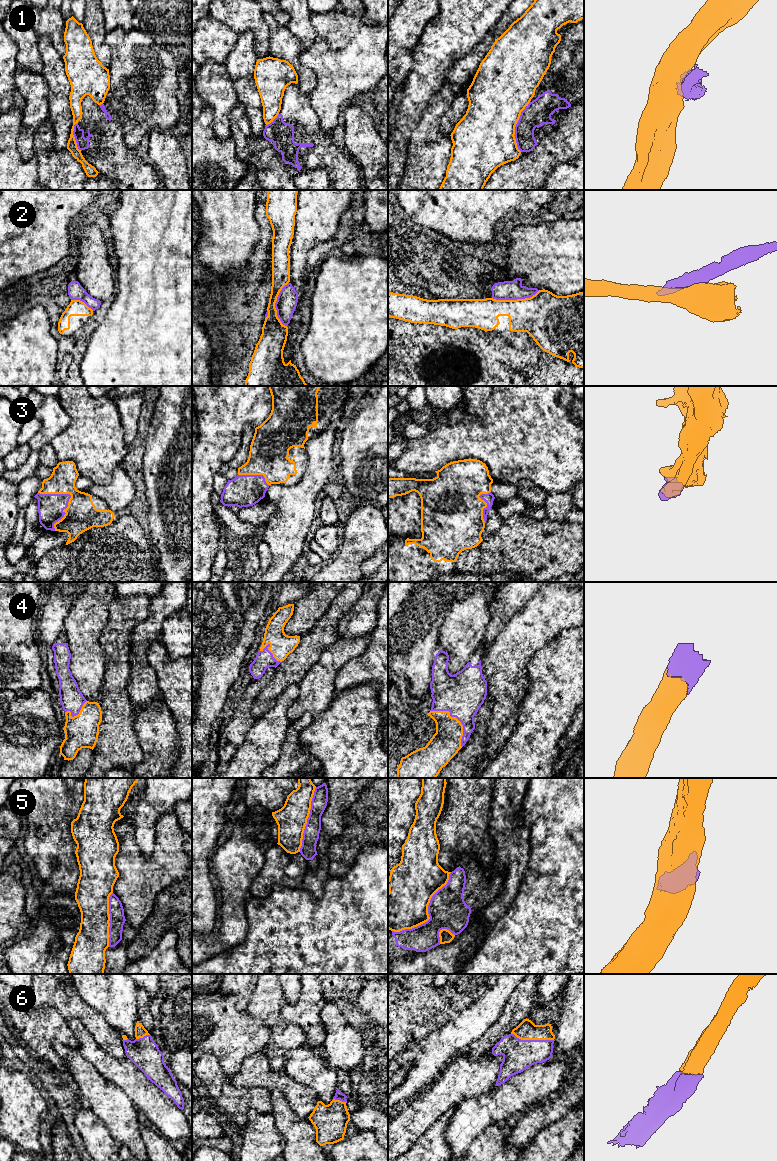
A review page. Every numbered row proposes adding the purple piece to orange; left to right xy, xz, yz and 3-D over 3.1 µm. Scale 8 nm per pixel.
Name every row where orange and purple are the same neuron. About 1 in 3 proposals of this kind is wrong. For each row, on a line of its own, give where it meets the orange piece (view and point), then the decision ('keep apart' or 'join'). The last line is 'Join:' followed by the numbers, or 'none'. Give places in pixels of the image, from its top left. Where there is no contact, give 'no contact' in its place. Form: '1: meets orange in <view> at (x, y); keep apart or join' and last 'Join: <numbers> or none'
1: meets orange in yz at (514, 127); keep apart
2: meets orange in yz at (515, 300); keep apart
3: meets orange in xy at (71, 497); join
4: meets orange in yz at (456, 718); join
5: meets orange in yz at (427, 913); keep apart
6: meets orange in yz at (532, 1039); join
Join: 3, 4, 6

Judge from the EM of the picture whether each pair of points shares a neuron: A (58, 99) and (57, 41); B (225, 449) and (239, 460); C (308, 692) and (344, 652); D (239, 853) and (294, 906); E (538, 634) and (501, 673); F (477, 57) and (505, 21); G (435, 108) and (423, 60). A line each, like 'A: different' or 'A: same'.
A: different
B: different
C: same
D: different
E: same
F: same
G: different

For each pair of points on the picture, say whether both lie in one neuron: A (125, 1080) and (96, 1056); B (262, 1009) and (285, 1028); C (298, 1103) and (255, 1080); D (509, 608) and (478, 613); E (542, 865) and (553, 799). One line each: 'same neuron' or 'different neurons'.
A: same neuron
B: same neuron
C: same neuron
D: different neurons
E: same neuron

